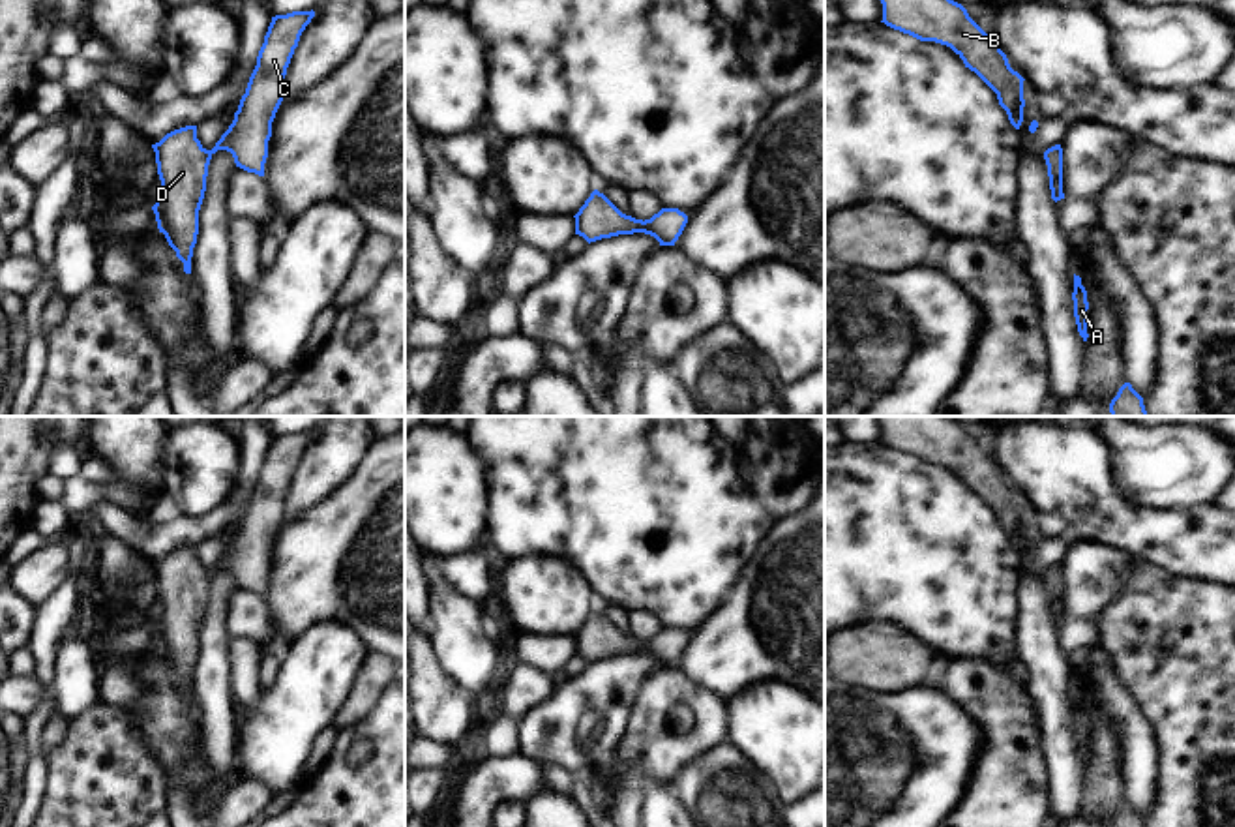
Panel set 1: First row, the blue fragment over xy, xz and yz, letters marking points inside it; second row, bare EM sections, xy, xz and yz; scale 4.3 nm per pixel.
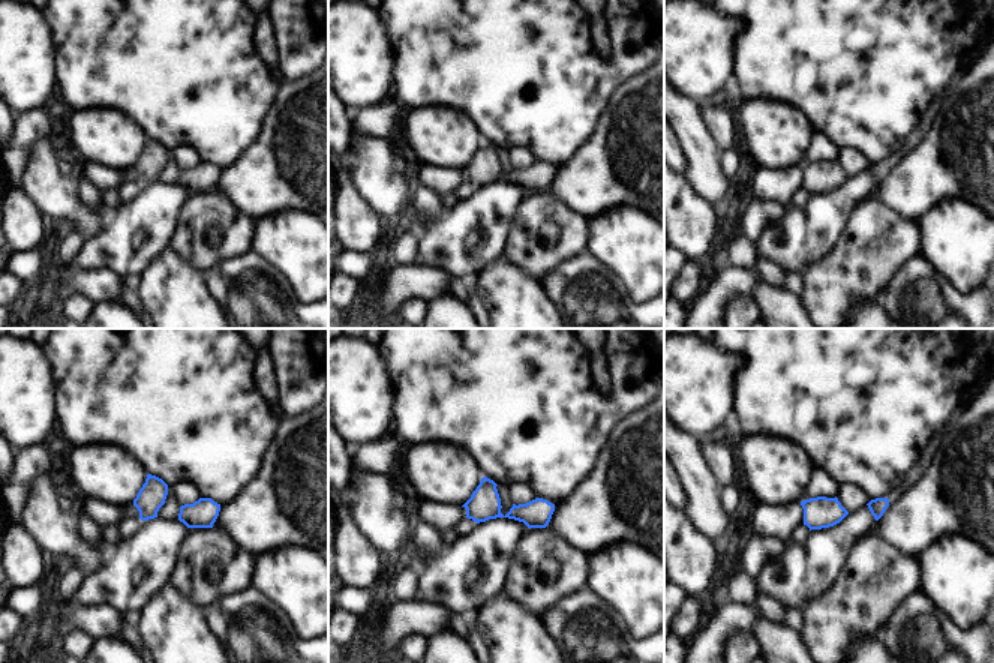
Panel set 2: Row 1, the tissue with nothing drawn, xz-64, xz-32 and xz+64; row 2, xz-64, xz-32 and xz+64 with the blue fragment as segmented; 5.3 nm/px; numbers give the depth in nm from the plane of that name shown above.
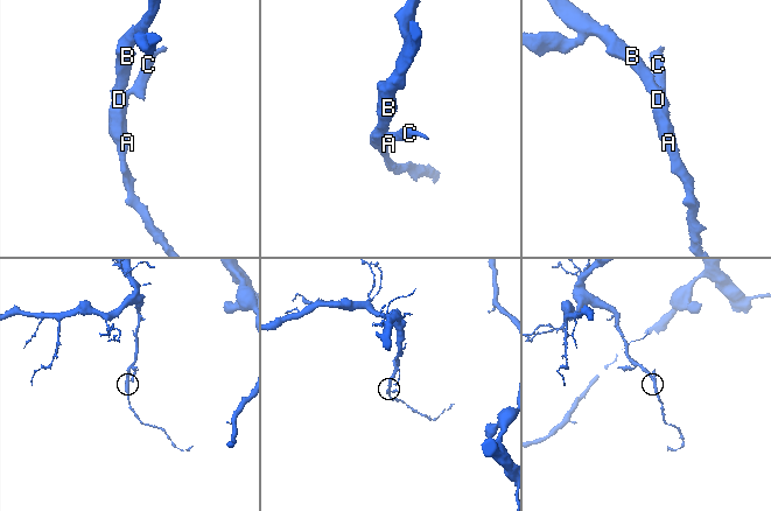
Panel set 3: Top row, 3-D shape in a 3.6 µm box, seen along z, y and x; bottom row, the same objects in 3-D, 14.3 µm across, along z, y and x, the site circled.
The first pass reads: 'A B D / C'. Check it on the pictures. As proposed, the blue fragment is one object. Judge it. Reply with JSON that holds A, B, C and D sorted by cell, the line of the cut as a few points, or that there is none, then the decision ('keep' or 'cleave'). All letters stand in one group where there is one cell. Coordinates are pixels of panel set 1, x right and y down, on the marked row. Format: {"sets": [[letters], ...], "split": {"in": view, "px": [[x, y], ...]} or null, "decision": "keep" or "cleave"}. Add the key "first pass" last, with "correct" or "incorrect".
{"sets": [["A", "B", "C", "D"]], "split": null, "decision": "keep", "first pass": "incorrect"}

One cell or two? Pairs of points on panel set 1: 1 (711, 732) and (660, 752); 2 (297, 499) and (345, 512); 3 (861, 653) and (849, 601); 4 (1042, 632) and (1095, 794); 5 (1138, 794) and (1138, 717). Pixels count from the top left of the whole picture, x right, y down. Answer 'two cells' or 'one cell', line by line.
1: one cell
2: two cells
3: two cells
4: two cells
5: one cell

